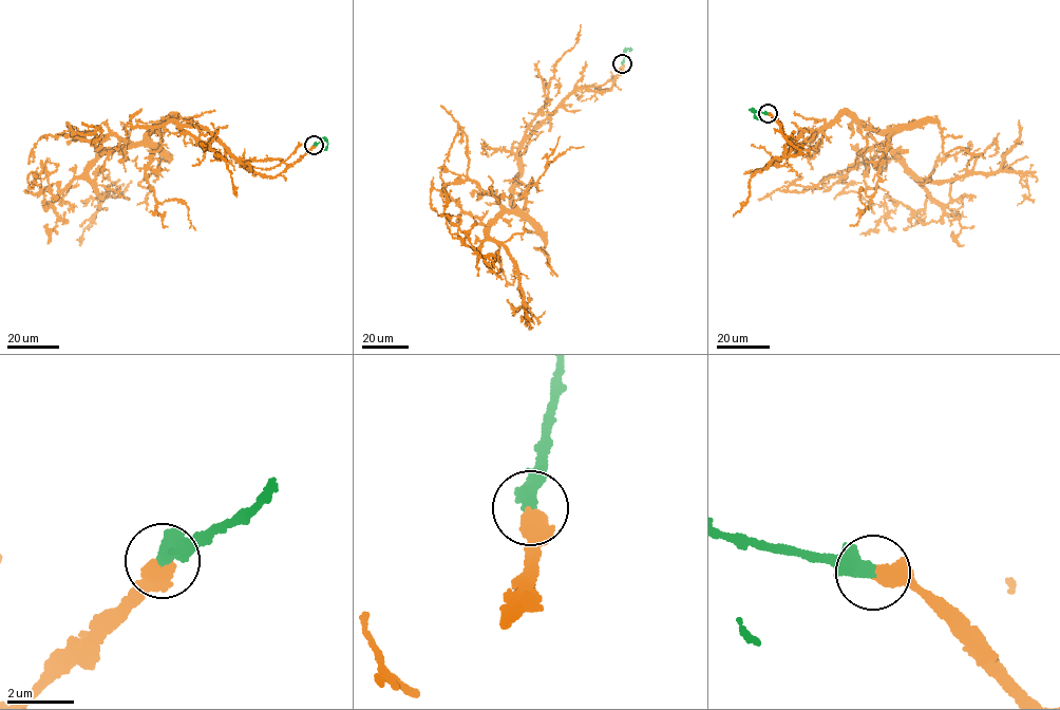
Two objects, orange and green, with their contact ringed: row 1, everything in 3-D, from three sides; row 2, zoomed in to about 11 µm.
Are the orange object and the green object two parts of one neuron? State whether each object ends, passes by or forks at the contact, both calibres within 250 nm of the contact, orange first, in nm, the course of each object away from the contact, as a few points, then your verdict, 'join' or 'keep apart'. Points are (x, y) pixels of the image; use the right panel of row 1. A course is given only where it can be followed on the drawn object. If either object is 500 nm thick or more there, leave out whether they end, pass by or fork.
calibres 550 and 480 nm; course orange (768, 113), (798, 148), (795, 156), (789, 157), (800, 133), (817, 131), (844, 113), (883, 131), (898, 128); course green (768, 113), (752, 111), (758, 119); join

